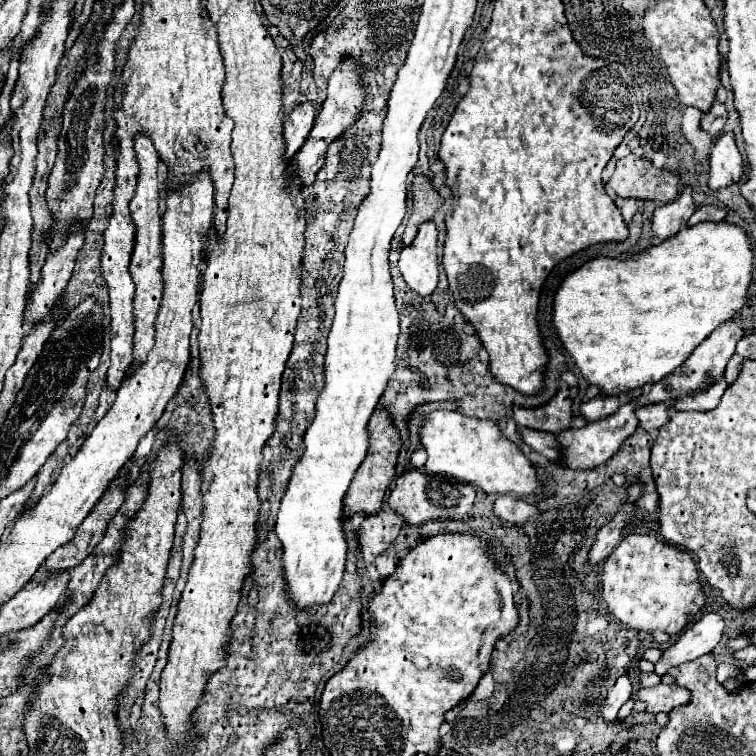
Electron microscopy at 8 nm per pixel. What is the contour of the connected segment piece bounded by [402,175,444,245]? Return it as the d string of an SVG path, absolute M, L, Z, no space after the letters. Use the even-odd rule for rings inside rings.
M416 175L412 183L412 201L414 201L414 211L408 219L406 231L402 235L404 245L410 245L418 233L418 227L426 221L430 221L436 213L436 209L444 203L440 193L432 187L432 181L426 175Z

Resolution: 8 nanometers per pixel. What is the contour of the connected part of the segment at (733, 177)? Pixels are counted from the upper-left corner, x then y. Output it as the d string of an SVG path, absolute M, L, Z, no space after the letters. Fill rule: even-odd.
M724 133L718 137L710 151L710 171L708 171L708 187L718 191L722 187L730 187L744 177L744 159L734 143L732 133Z

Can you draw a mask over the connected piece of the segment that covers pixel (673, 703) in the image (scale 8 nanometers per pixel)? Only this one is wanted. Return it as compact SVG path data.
M656 685L656 687L644 687L636 693L636 697L646 703L646 711L656 715L656 713L670 713L672 709L680 705L690 703L690 691L680 687L680 685Z

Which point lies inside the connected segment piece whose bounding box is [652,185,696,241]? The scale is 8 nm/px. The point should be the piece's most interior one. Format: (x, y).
(670, 218)

